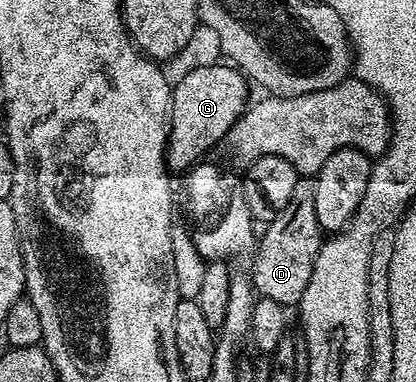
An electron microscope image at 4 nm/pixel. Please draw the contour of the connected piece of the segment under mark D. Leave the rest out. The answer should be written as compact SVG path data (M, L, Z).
M300 177L297 188L293 188L293 196L289 196L289 204L281 208L274 220L266 223L264 230L267 231L264 234L262 231L253 254L255 263L251 266L249 281L258 297L277 300L277 304L285 308L298 307L309 285L309 276L313 276L313 264L321 245L314 177Z

